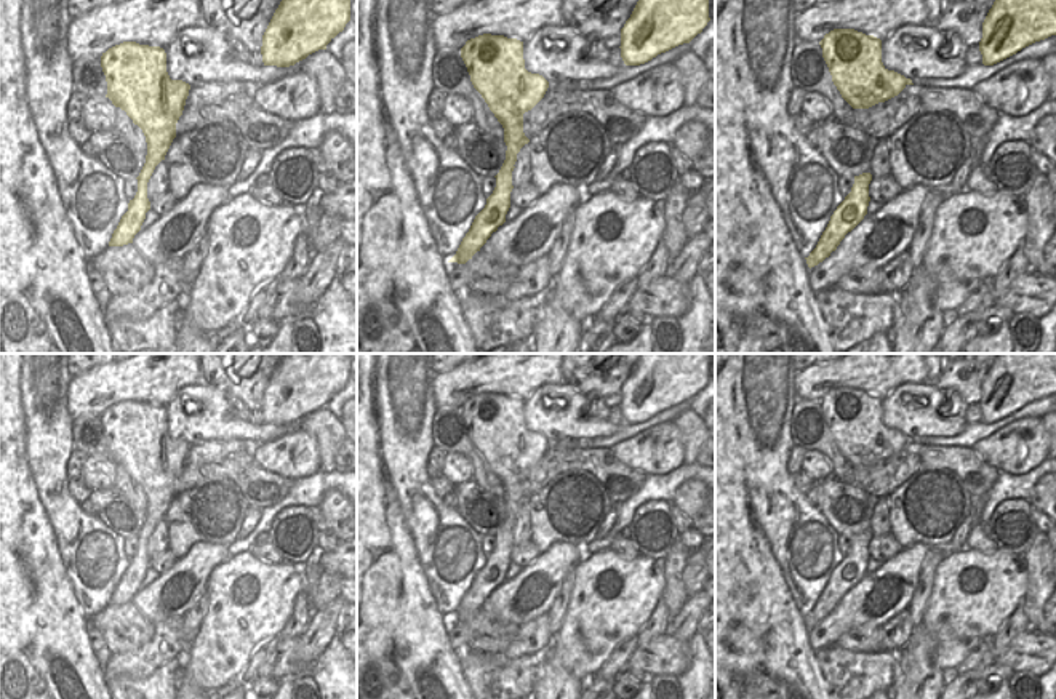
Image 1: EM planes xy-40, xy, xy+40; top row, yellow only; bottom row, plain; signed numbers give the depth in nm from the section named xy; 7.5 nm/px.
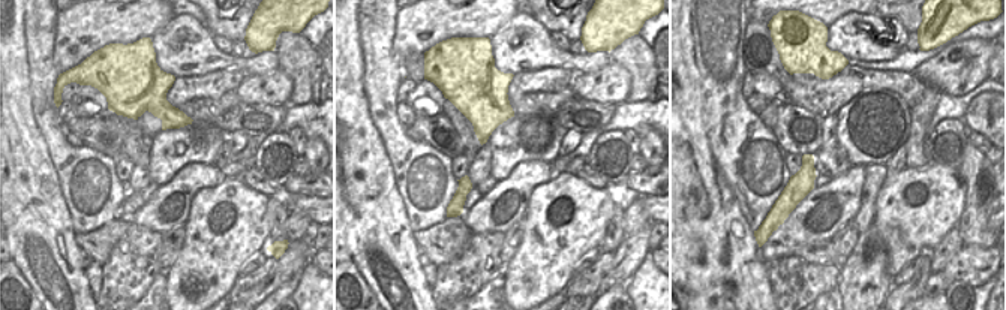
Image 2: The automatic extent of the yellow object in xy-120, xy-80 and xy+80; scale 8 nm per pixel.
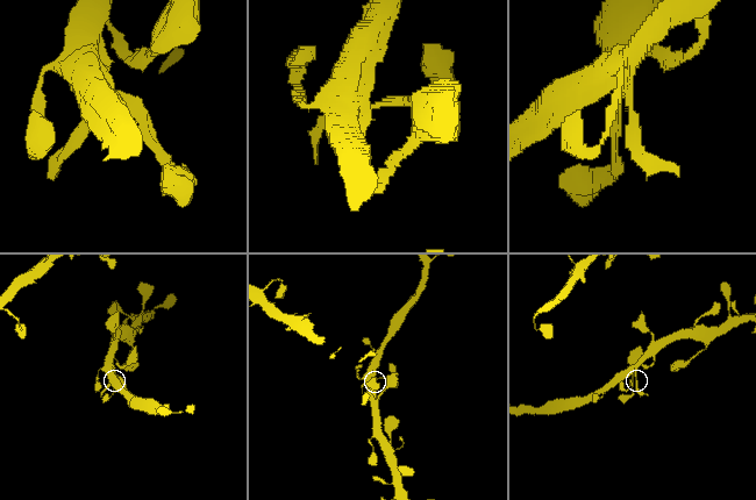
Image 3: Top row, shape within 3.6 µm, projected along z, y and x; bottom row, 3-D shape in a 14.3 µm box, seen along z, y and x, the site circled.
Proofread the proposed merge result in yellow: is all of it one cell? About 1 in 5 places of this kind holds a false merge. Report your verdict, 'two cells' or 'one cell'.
two cells

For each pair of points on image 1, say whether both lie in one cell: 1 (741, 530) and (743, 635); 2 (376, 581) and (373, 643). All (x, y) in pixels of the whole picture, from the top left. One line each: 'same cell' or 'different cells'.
1: same cell
2: same cell

